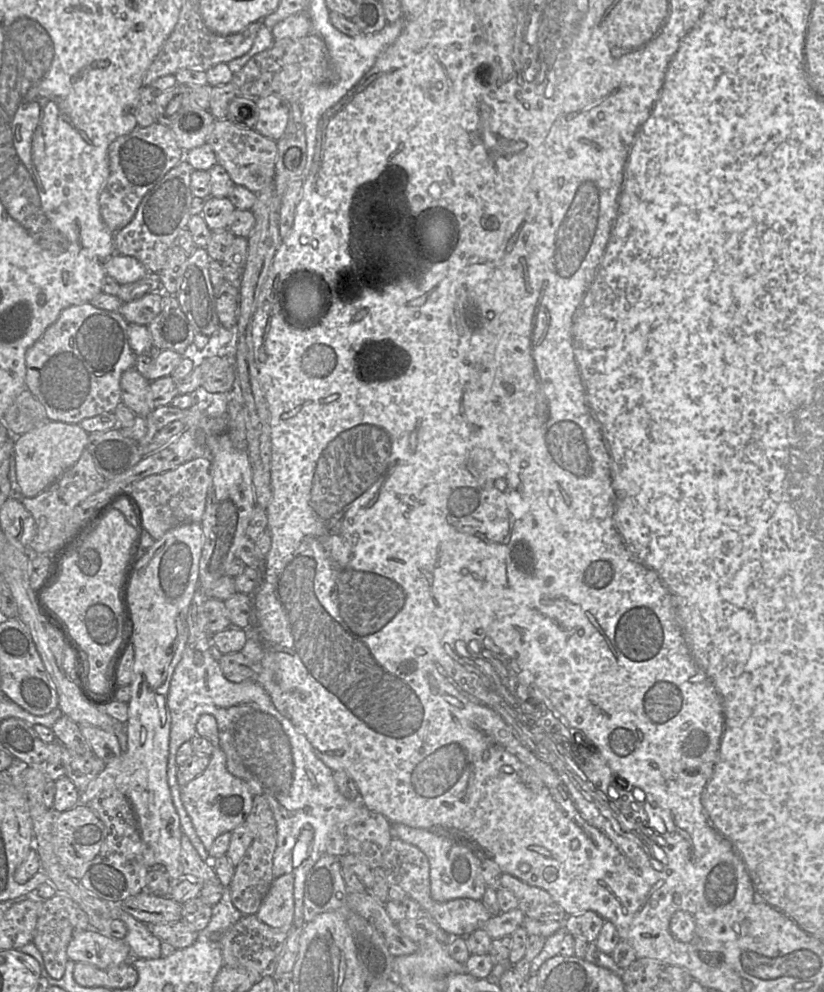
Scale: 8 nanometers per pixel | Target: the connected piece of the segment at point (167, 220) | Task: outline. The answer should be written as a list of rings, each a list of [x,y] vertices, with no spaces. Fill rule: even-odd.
[[[182,160],[156,183],[141,201],[133,219],[114,233],[116,254],[135,257],[148,272],[158,273],[162,270],[168,259],[168,250],[180,232],[187,229],[191,217],[190,207],[194,196],[190,184],[193,171],[193,167]]]

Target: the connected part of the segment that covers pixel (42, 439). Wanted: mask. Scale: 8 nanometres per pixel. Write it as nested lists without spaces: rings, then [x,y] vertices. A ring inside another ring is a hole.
[[[48,421],[14,438],[13,464],[23,497],[35,497],[72,467],[83,453],[89,434],[79,424]]]

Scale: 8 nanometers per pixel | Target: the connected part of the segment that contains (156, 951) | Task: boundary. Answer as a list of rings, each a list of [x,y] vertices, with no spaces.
[[[124,910],[119,913],[117,919],[127,926],[127,934],[123,941],[129,946],[132,958],[158,959],[162,957],[161,940],[152,934],[148,925]]]

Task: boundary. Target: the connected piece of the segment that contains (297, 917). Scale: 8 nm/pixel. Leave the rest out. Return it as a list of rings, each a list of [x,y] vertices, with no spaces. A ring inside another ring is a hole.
[[[198,582],[198,589],[195,593],[195,596],[192,600],[192,603],[189,607],[188,612],[188,638],[185,650],[183,652],[182,659],[176,666],[173,676],[171,678],[168,692],[166,695],[166,703],[167,707],[170,712],[171,717],[171,729],[170,729],[170,755],[176,755],[179,747],[187,742],[190,741],[193,737],[197,736],[196,731],[196,724],[199,720],[200,716],[203,714],[209,714],[215,717],[218,726],[218,746],[226,755],[227,760],[227,768],[228,771],[233,774],[235,777],[238,777],[244,780],[248,785],[251,787],[255,795],[263,795],[266,797],[268,804],[273,812],[276,827],[277,827],[277,846],[273,856],[273,875],[275,878],[278,878],[282,875],[292,874],[294,876],[294,920],[295,924],[298,927],[304,927],[306,924],[303,917],[303,882],[304,876],[306,871],[318,860],[318,858],[323,854],[326,853],[326,841],[331,832],[332,828],[340,823],[344,822],[355,815],[362,812],[364,809],[367,809],[365,805],[360,800],[351,800],[343,796],[333,779],[333,770],[331,770],[328,766],[326,766],[314,753],[311,744],[307,740],[307,738],[299,732],[293,723],[283,716],[274,706],[269,694],[265,691],[265,689],[258,683],[253,681],[244,681],[240,683],[235,683],[227,680],[223,675],[218,661],[212,656],[210,653],[210,646],[211,646],[211,636],[213,634],[208,634],[206,629],[206,616],[203,610],[203,604],[205,599],[211,598],[207,597],[207,595],[200,592],[199,589],[199,582]]]

